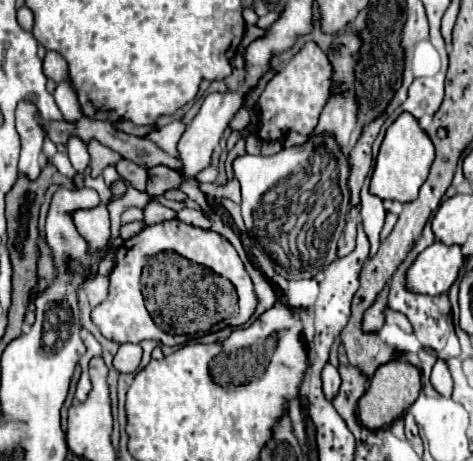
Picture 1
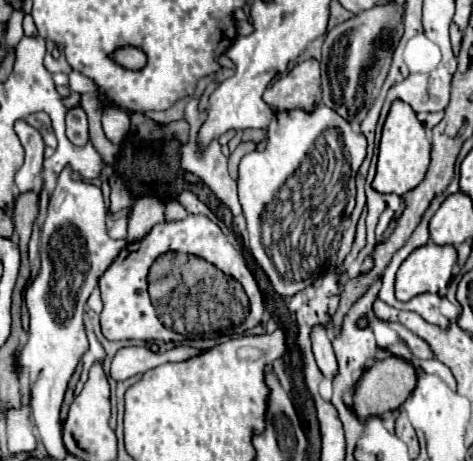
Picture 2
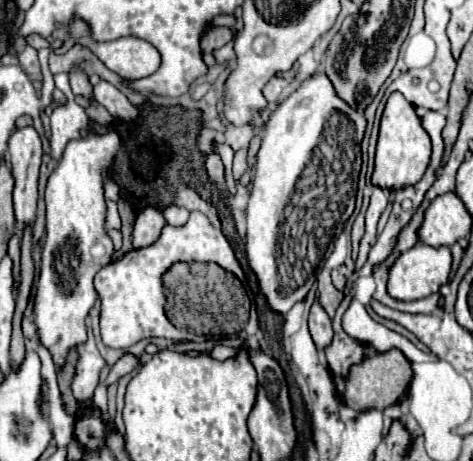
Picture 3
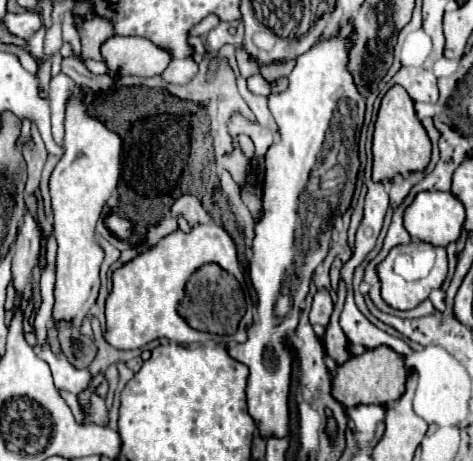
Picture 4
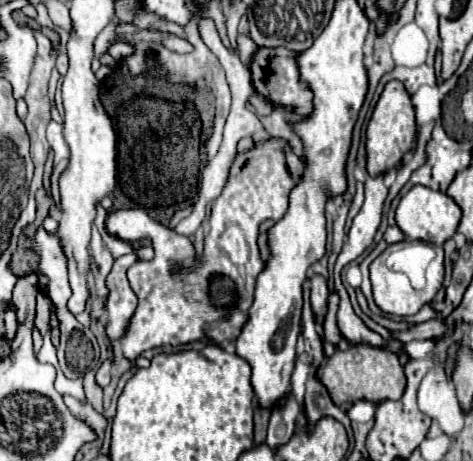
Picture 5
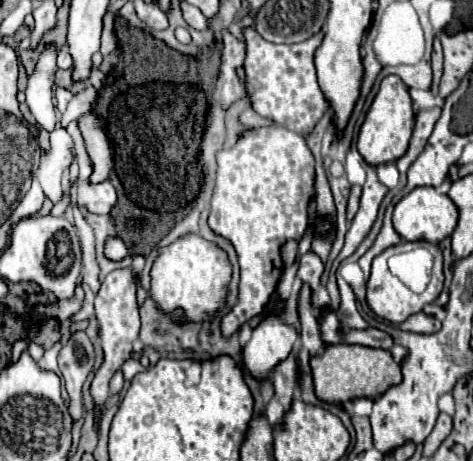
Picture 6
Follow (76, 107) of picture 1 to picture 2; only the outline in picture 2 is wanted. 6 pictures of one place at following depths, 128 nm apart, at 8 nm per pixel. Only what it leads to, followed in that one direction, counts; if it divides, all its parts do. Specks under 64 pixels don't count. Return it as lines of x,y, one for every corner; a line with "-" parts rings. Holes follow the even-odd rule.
72,108
66,118
66,134
70,142
82,146
88,142
88,120
82,108

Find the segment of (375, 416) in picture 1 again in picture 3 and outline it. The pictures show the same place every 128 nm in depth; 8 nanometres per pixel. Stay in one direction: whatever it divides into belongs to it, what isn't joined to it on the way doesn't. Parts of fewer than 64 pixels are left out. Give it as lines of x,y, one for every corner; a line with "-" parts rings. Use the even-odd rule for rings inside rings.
388,350
382,354
376,354
372,358
364,358
360,364
352,366
348,376
346,376
346,384
344,384
344,394
342,400
348,408
352,410
384,410
392,404
398,402
398,398
404,394
404,390
408,388
412,380
412,368
410,362
406,360
406,356
400,350

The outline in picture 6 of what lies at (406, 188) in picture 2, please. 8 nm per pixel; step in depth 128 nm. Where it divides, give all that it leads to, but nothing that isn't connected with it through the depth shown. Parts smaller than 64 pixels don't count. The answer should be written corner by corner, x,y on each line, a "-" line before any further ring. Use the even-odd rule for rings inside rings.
386,76
380,82
380,90
378,90
372,106
368,108
366,120
360,128
358,152
372,166
396,162
408,150
412,128
414,128
414,110
412,110
408,86
398,76

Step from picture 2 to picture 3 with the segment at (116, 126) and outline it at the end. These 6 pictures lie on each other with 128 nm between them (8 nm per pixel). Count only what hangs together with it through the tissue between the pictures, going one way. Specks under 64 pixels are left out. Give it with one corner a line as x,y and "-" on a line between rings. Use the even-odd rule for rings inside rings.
115,131
100,136
94,132
88,132
86,136
80,136
78,140
70,140
62,160
54,168
54,172
48,178
46,184
46,242
42,252
42,270
38,280
38,292
36,292
36,326
40,342
52,352
54,364
62,366
64,358
70,348
76,348
76,344
86,340
86,316
90,308
96,302
96,290
94,290
94,276
100,268
108,266
114,254
112,240
104,232
104,216
106,216
106,204
104,204
104,172
112,164
118,148
121,147
121,139

